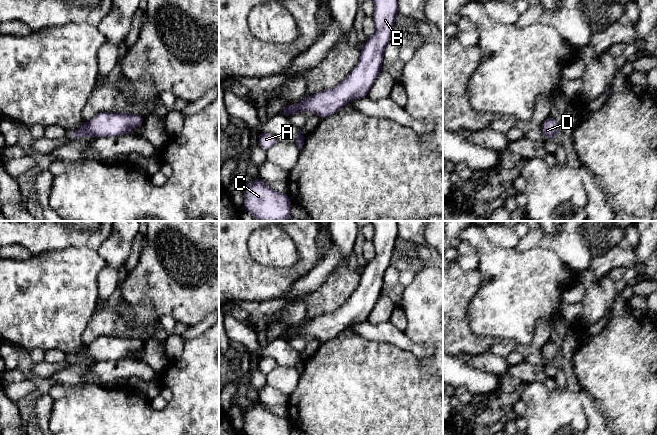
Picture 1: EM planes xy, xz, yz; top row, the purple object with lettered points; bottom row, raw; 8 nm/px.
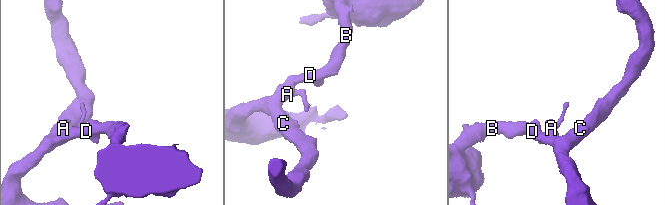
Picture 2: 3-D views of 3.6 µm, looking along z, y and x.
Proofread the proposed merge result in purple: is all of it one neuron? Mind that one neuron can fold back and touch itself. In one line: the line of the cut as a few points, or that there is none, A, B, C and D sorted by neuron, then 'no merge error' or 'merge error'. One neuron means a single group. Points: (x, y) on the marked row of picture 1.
cut none; groups A B C D; no merge error

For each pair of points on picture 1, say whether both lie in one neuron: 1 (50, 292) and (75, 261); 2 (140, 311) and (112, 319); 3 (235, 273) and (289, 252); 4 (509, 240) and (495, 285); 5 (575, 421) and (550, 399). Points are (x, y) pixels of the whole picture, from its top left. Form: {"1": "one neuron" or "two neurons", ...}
{"1": "one neuron", "2": "one neuron", "3": "two neurons", "4": "two neurons", "5": "one neuron"}

